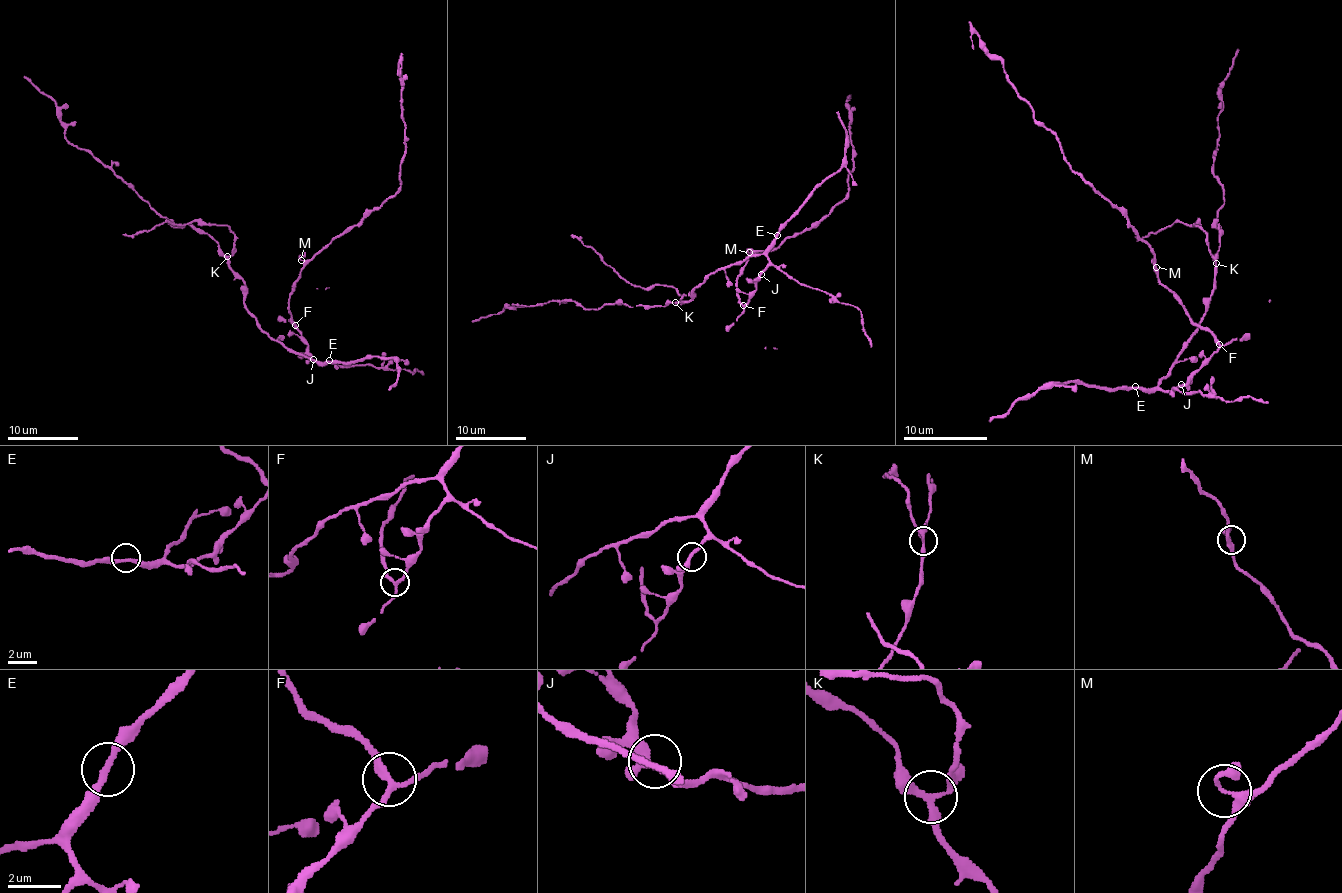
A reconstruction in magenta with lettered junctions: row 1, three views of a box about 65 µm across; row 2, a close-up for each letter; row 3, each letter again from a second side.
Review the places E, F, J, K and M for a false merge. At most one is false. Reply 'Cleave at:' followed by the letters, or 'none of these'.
Cleave at: K

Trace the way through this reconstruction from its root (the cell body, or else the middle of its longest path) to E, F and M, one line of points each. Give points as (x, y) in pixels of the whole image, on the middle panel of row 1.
E: (768, 265), (767, 247), (777, 235)
F: (768, 265), (760, 275), (754, 293), (744, 306)
M: (768, 265), (760, 275), (754, 293), (744, 306), (737, 295), (737, 277), (749, 252)

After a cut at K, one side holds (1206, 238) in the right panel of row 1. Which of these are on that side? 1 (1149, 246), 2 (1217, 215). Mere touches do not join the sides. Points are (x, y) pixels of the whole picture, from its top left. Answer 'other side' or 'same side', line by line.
1: other side
2: other side

